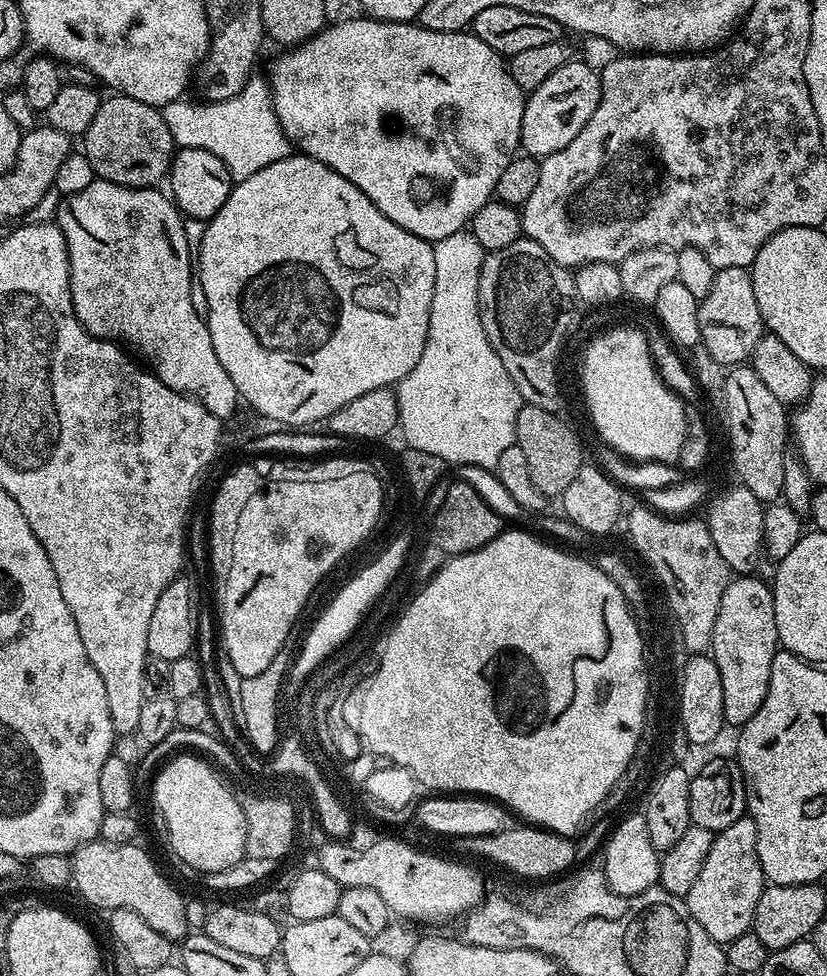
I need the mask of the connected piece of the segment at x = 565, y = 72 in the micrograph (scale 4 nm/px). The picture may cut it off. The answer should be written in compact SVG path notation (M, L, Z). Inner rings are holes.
M579 58L558 66L538 90L527 93L522 110L521 149L527 155L543 158L570 146L578 134L582 134L582 126L590 122L590 114L598 110L600 101L600 73Z

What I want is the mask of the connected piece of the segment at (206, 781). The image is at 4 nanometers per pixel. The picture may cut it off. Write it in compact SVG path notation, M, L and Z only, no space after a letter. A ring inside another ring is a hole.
M182 755L169 759L155 773L151 785L156 808L168 831L168 844L186 867L199 874L226 870L246 855L246 818L242 806L237 793L232 793L216 777L215 770L206 761Z

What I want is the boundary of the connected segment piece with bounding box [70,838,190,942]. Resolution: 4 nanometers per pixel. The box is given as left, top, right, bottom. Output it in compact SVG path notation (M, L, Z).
M99 838L91 840L88 844L83 844L71 853L72 862L72 884L80 891L80 896L88 904L93 904L96 908L111 910L113 908L125 908L134 910L134 914L139 914L147 924L158 934L162 934L167 940L173 942L183 941L189 935L190 929L186 922L185 897L180 897L180 892L160 873L158 865L152 861L152 856L144 848L139 848L139 843L130 844L107 844Z

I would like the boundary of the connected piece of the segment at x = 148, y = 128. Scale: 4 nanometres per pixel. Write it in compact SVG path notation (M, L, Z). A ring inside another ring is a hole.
M119 94L101 99L98 114L94 114L94 122L90 122L90 130L82 137L82 151L97 177L109 180L118 186L127 188L156 188L159 180L167 177L178 149L174 138L170 138L170 130L166 127L166 118L161 109L150 106L146 102L138 102L138 98L130 98Z

